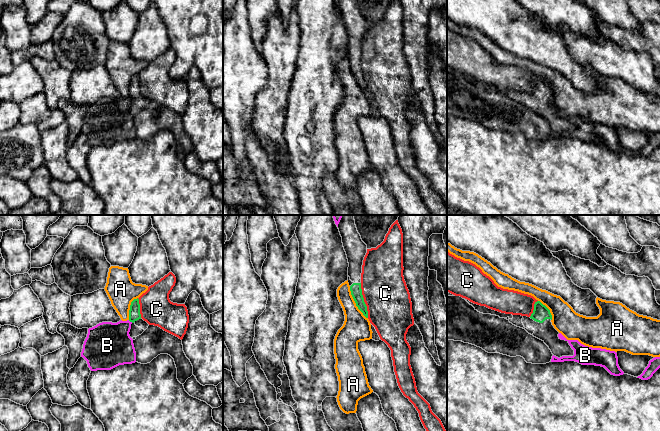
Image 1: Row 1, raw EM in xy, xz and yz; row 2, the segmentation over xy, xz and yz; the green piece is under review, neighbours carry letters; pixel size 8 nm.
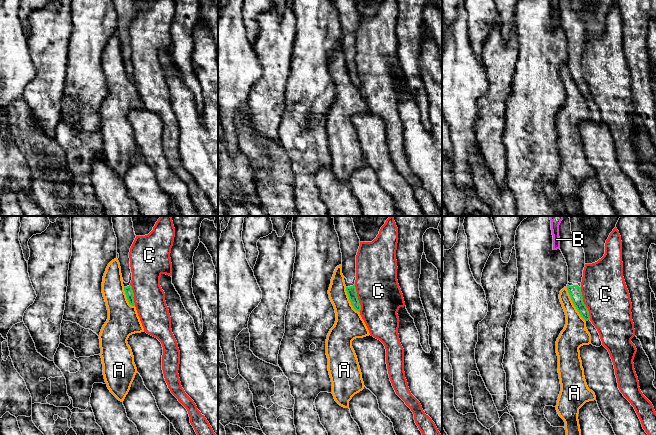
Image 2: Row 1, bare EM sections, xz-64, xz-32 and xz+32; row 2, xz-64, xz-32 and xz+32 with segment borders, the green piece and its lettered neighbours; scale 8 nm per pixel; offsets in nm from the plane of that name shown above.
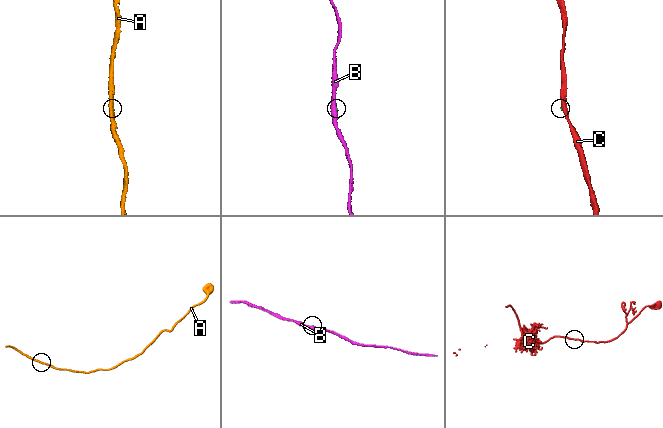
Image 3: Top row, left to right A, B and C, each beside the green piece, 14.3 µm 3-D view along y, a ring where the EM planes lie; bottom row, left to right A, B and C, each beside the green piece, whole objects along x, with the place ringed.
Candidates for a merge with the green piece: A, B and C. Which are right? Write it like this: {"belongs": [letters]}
{"belongs": []}

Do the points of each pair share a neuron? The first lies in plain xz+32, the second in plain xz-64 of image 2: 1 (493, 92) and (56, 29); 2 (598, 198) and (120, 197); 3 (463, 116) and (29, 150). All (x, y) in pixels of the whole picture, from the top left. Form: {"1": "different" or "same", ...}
{"1": "same", "2": "different", "3": "different"}

